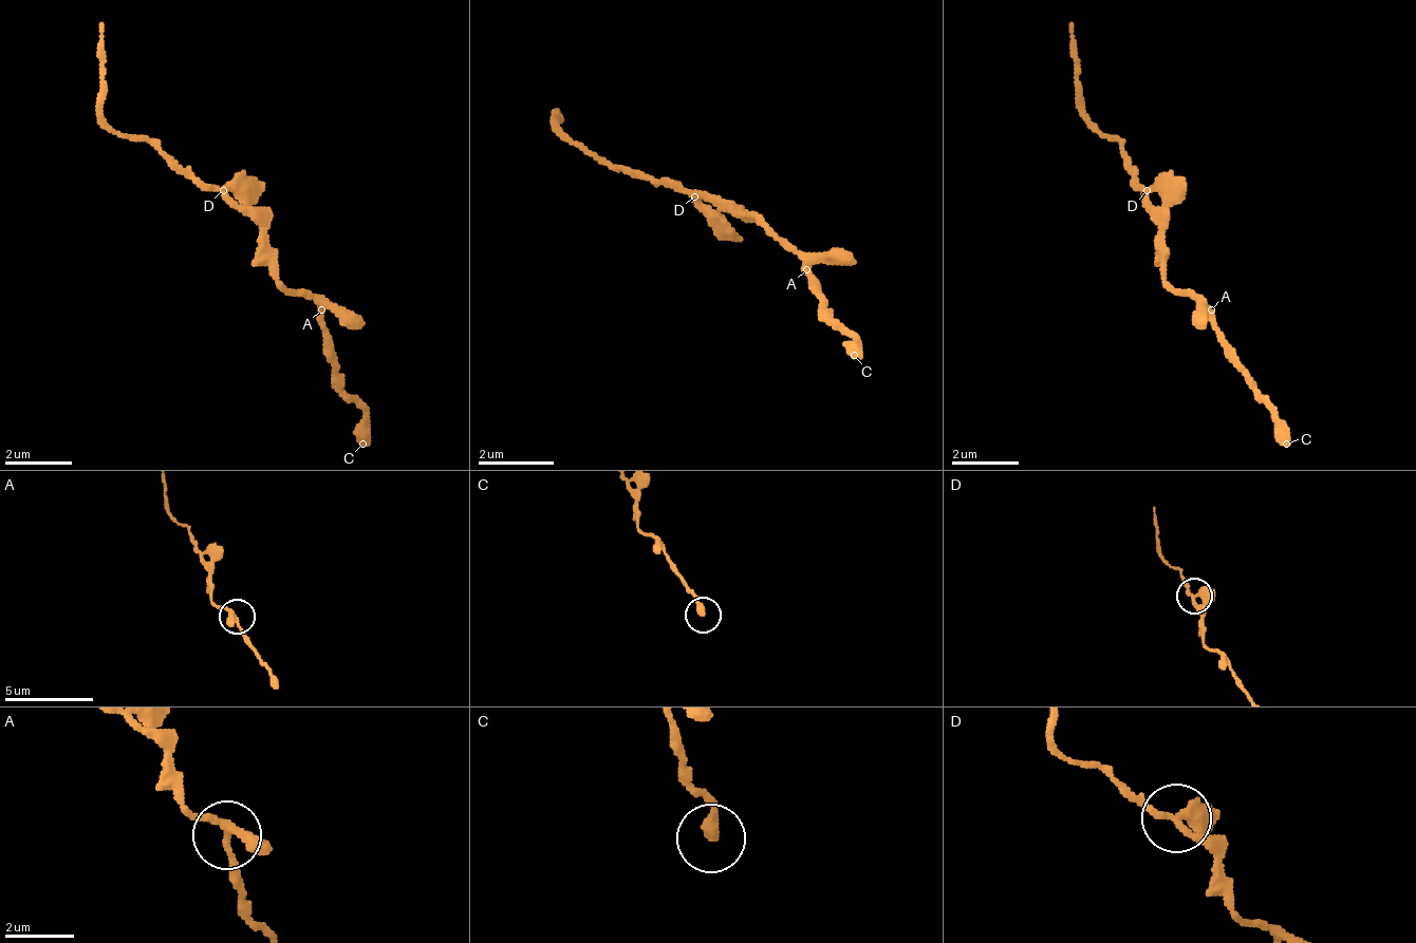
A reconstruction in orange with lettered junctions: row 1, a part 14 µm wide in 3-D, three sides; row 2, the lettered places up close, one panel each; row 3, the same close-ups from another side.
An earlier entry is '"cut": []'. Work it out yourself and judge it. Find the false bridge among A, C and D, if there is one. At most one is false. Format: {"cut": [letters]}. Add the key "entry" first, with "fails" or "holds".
{"entry": "holds", "cut": []}

